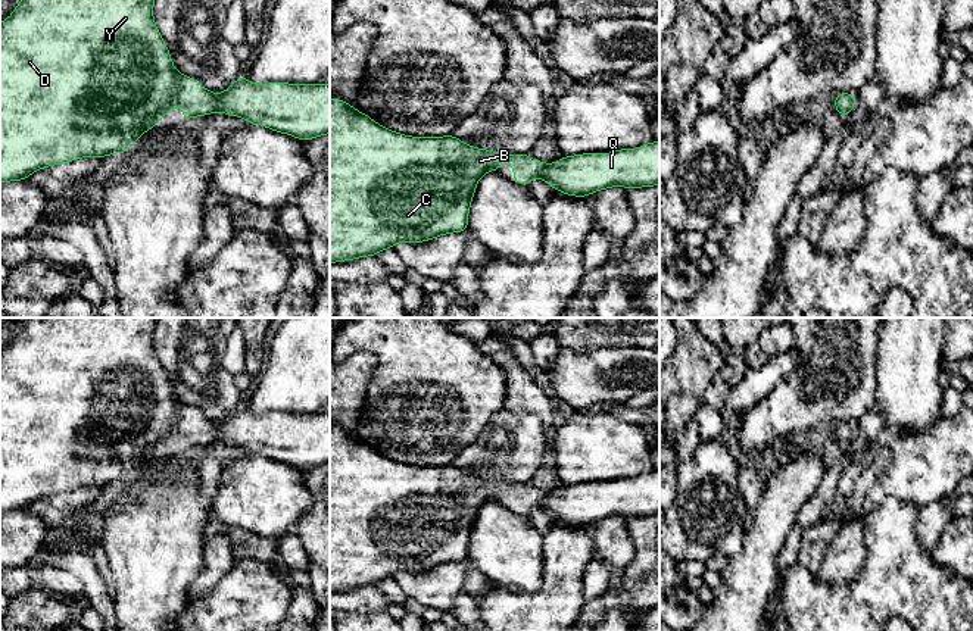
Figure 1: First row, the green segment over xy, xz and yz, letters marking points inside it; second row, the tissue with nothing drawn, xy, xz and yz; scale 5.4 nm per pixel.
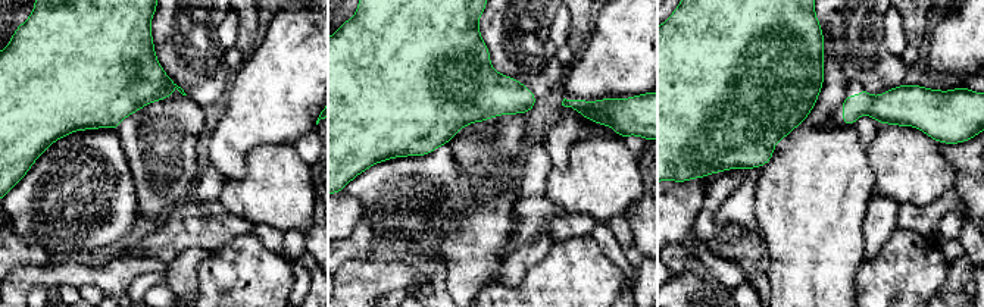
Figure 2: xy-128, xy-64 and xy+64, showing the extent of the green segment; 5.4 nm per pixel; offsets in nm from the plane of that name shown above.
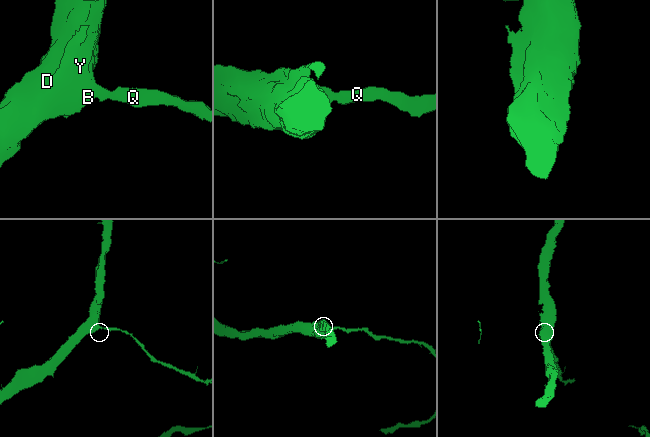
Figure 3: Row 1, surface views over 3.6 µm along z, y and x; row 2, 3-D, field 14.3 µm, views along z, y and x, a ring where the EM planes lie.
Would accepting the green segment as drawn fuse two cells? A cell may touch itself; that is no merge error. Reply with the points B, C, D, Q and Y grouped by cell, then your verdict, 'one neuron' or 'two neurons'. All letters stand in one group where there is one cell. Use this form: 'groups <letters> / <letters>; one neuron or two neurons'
groups B C D Q Y; one neuron

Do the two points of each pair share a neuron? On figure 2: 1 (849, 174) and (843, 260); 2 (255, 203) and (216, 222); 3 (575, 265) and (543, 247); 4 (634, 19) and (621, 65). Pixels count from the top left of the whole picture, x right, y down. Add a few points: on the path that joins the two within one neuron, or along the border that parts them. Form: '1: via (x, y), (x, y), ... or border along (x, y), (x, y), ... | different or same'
1: via (843, 196), (843, 238) | same
2: border along (218, 199), (227, 210), (255, 224) | different
3: border along (555, 243), (525, 275) | different
4: via (634, 31), (634, 43), (627, 53) | same

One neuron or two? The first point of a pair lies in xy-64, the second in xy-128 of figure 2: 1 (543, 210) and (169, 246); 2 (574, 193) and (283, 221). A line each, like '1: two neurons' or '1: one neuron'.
1: one neuron
2: one neuron

